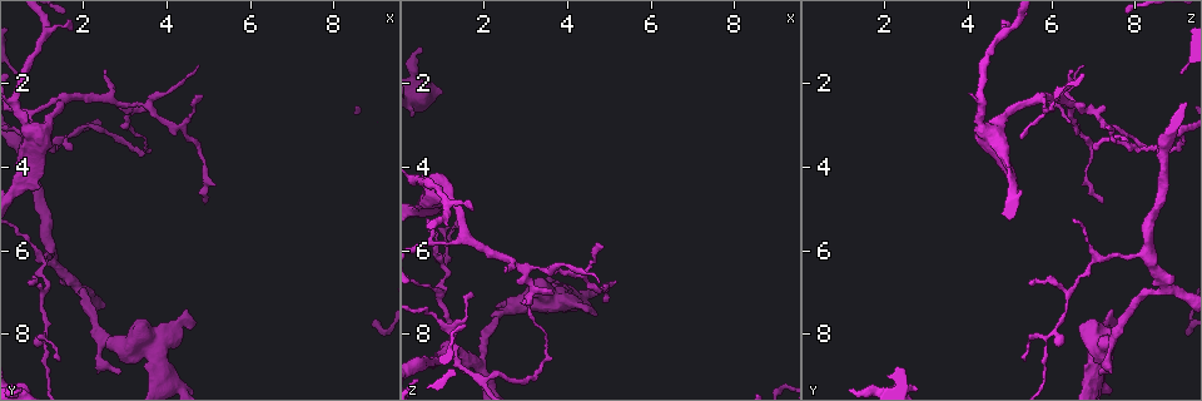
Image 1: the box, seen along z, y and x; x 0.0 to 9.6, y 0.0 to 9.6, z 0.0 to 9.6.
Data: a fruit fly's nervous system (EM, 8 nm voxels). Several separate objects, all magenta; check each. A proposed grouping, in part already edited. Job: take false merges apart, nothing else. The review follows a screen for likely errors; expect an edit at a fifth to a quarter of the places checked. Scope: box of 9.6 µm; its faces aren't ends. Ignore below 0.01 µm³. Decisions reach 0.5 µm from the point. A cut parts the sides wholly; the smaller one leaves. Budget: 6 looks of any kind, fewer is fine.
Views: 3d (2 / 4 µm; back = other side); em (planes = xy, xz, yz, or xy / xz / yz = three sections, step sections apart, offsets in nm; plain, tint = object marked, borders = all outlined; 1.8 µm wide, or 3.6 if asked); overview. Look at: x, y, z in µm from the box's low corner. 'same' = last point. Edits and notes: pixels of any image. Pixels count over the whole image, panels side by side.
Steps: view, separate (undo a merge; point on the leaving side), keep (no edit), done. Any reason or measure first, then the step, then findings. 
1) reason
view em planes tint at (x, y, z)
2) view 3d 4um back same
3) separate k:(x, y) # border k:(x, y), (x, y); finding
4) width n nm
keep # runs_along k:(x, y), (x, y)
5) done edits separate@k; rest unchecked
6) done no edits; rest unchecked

narrows sharply
view em planes tint at (2.40, 8.45, 7.40)

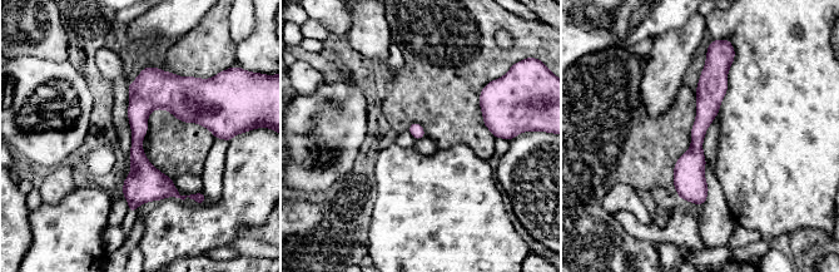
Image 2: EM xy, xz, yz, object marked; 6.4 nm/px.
width 90 nm
keep # runs_along 2:(715, 62), (698, 130), (695, 201); one neuron here

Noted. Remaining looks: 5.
three arms meet
view em 3.6um planes tint at (1.90, 6.95, 8.70)

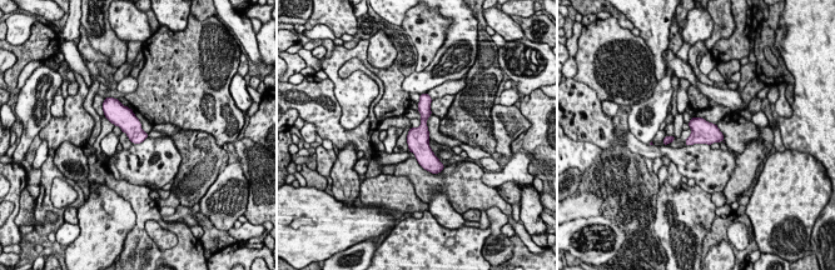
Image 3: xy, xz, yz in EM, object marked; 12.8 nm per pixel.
width 260 nm
keep # one neuron here

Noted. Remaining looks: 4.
three arms meet
view 3d 4um at (1.20, 3.05, 4.65)

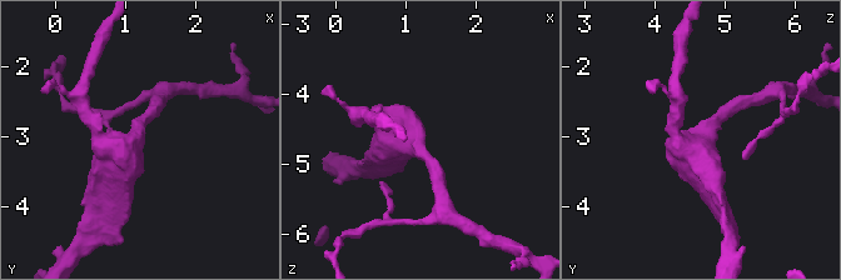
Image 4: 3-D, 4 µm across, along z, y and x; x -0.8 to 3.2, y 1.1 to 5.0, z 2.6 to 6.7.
arms 3; arm_widths 190, 200, 280 nm; need the tissue
view em 3.6um xz step 16 tint at (1.15, 3.05, 4.65)

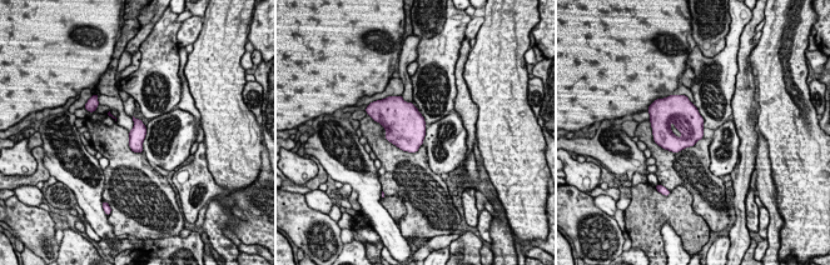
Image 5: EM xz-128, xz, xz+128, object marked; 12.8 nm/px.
another direction
view em 3.6um planes tint same

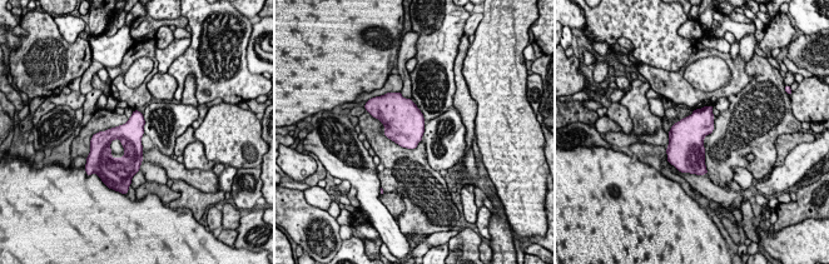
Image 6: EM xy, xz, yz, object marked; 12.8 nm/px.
keep # one neuron here

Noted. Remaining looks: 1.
done no edits; rest unchecked

